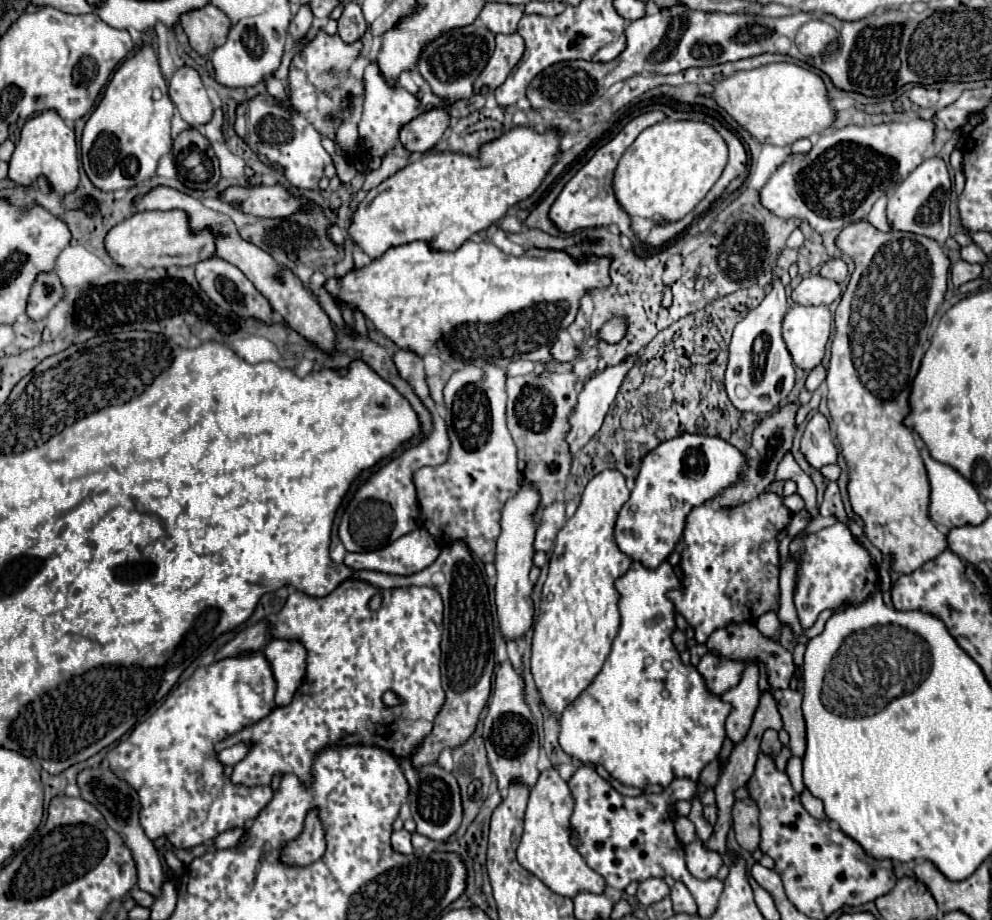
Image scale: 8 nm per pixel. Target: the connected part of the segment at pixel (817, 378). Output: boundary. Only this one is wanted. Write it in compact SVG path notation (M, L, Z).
M817 365L817 367L809 373L809 377L807 377L807 381L805 381L805 387L807 387L809 391L815 391L815 389L825 381L825 375L827 375L825 365Z

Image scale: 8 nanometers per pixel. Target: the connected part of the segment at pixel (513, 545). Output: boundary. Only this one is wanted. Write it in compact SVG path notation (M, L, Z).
M523 481L519 491L503 507L501 535L495 547L495 569L497 569L495 603L497 603L499 627L505 639L523 637L533 623L533 601L531 601L533 583L529 581L529 571L533 567L533 555L535 555L533 541L539 525L539 517L537 517L539 505L541 505L539 489L533 483Z

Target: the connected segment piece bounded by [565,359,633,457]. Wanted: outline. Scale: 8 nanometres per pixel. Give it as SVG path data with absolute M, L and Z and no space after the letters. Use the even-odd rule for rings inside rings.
M627 359L627 361L623 361L623 363L615 365L615 367L607 367L605 371L595 373L595 375L583 385L583 389L581 389L581 393L579 393L579 397L577 397L577 405L573 407L573 413L569 415L569 425L571 425L571 429L569 429L569 433L565 435L565 441L569 443L569 449L571 449L571 455L573 455L573 457L575 457L577 451L583 449L583 447L589 443L589 439L591 439L593 435L597 435L597 431L601 429L603 419L605 419L605 415L607 415L611 403L615 401L615 395L617 395L617 391L619 391L619 387L621 387L621 381L625 379L625 375L627 375L627 371L631 369L631 365L633 365L633 363Z

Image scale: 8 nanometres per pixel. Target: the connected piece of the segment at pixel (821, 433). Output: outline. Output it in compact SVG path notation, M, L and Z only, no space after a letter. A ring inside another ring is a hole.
M819 411L807 423L807 429L801 437L801 453L811 463L811 467L821 469L823 465L831 465L837 461L837 449L833 445L827 417Z

